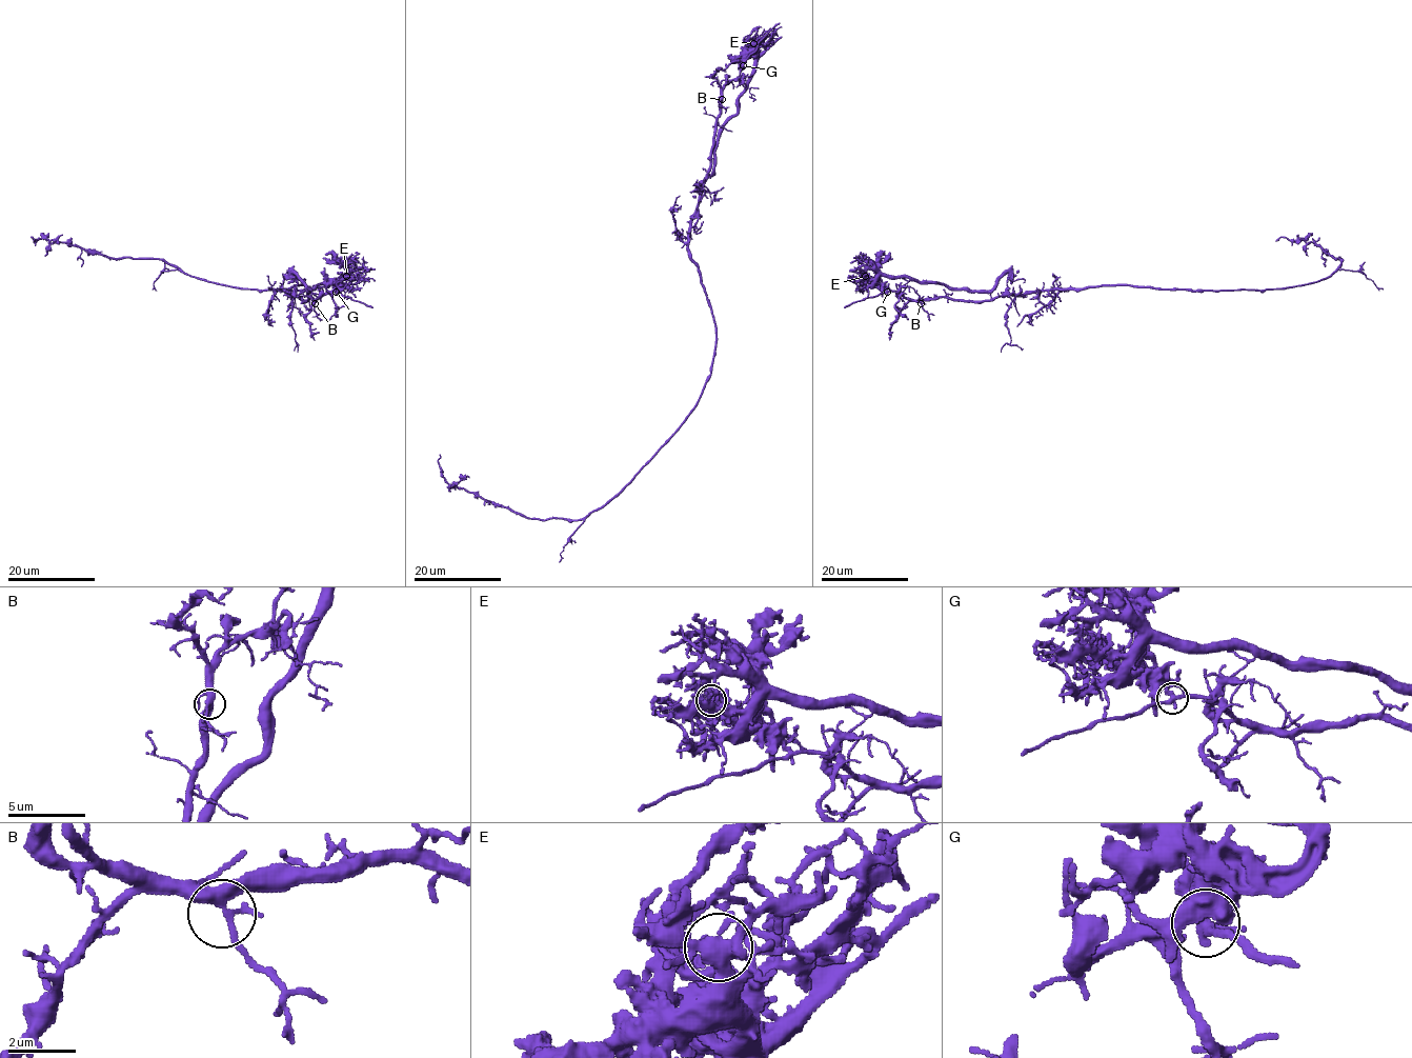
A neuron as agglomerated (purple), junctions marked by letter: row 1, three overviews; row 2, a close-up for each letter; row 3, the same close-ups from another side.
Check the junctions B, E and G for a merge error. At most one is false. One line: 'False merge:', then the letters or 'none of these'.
False merge: G

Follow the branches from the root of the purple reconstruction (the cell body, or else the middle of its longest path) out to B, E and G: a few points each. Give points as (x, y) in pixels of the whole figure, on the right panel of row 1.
B: (1184, 290), (1097, 285), (1003, 294), (988, 300), (936, 297), (924, 299), (921, 303)
E: (1184, 290), (1097, 285), (1003, 294), (988, 300), (946, 297), (908, 300), (896, 291), (869, 285), (865, 276)
G: (1184, 290), (1097, 285), (1003, 294), (988, 300), (946, 297), (908, 300), (896, 291), (886, 292)

